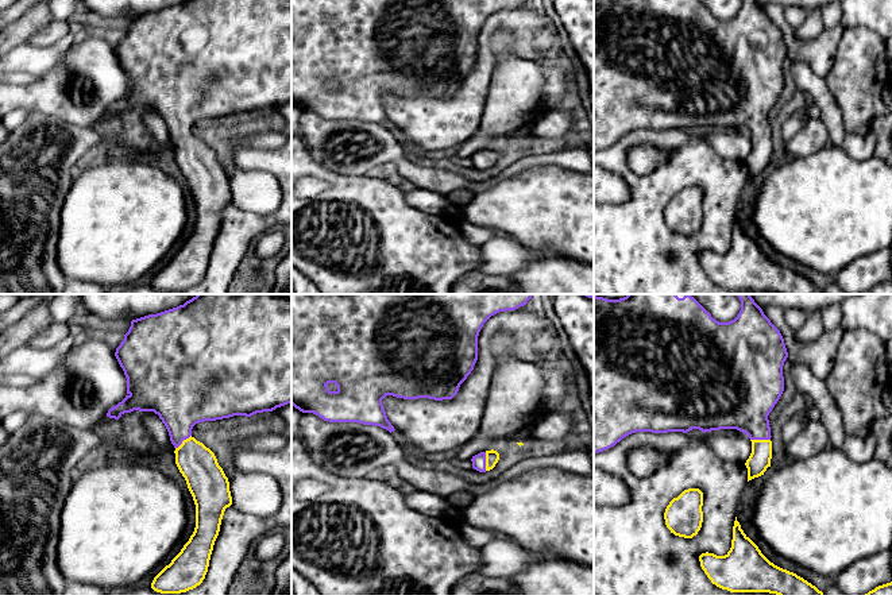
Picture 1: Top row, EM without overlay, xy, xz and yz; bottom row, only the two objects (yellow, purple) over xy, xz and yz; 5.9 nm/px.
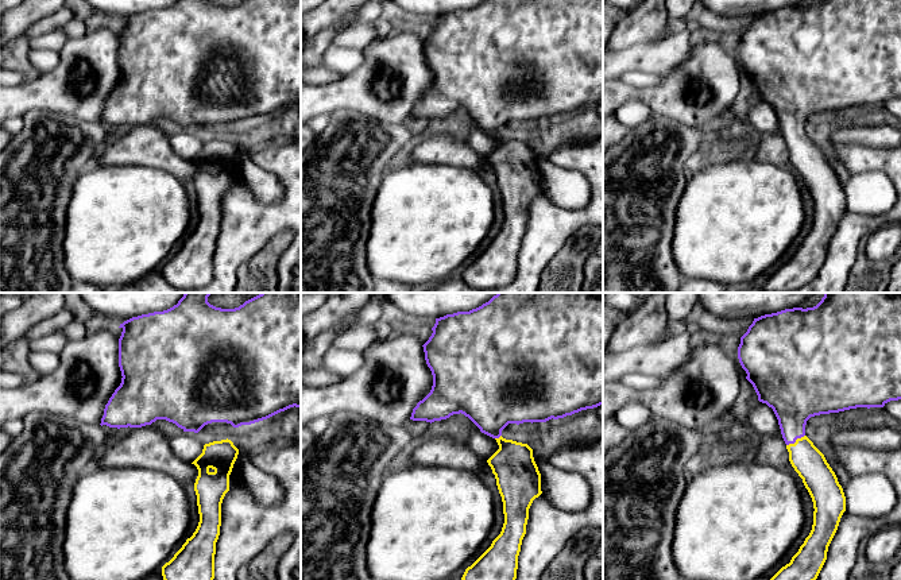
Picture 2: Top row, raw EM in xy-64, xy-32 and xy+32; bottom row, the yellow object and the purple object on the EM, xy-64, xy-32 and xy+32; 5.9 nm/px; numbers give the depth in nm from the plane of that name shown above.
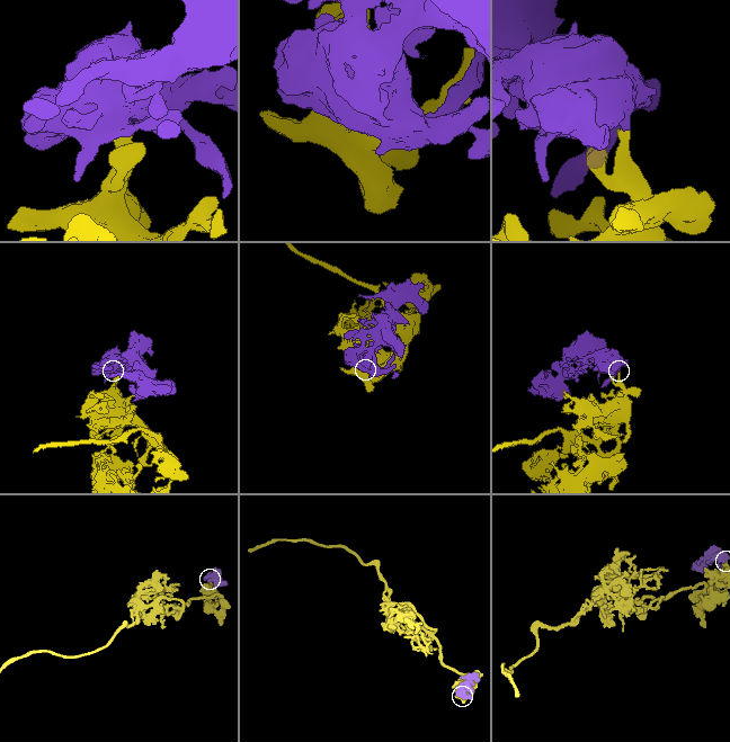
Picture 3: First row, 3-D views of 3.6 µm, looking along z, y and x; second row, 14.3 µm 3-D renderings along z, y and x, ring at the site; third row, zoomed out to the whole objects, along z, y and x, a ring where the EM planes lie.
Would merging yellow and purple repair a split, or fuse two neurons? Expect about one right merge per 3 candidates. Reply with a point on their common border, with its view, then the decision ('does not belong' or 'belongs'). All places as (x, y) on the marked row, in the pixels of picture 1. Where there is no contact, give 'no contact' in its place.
contact yz (760, 440); belongs

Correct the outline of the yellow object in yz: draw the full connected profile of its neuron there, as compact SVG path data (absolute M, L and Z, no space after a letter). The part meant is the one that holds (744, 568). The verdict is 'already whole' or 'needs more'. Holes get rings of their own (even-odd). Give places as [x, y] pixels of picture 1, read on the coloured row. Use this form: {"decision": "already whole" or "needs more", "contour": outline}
{"decision": "already whole", "contour": "M734 521L731 548L725 556L702 553L700 567L713 584L730 592L823 595L793 572L771 563Z"}

